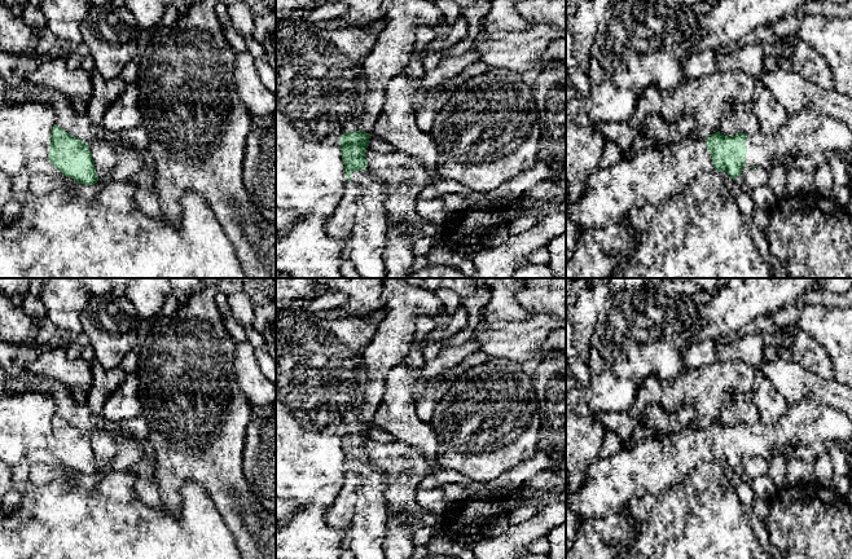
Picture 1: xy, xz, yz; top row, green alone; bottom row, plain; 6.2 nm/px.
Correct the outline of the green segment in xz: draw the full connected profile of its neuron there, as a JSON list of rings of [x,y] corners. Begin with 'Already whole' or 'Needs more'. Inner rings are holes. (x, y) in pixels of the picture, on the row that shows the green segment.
Needs more. [[[357,120],[347,126],[339,141],[346,179],[360,186],[353,229],[346,247],[348,259],[363,278],[387,278],[383,247],[388,226],[385,207],[388,190],[366,171],[365,151],[372,136],[360,129]]]

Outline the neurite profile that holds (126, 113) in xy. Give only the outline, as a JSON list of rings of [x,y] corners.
[[[127,84],[123,93],[104,114],[102,127],[111,133],[142,126],[144,111],[136,84]]]

